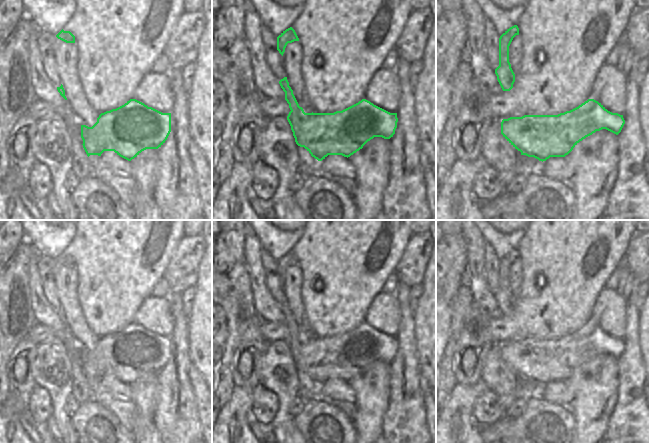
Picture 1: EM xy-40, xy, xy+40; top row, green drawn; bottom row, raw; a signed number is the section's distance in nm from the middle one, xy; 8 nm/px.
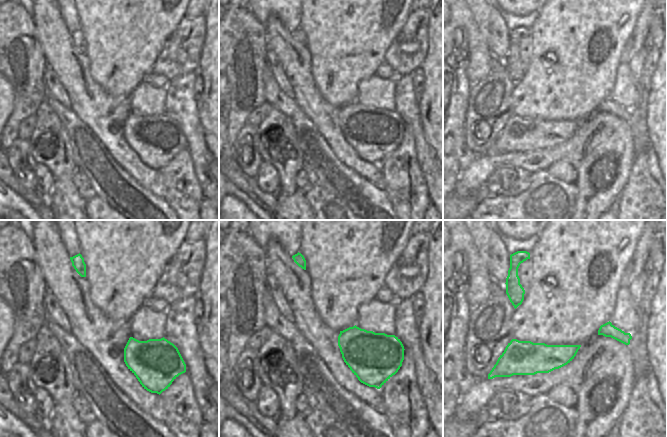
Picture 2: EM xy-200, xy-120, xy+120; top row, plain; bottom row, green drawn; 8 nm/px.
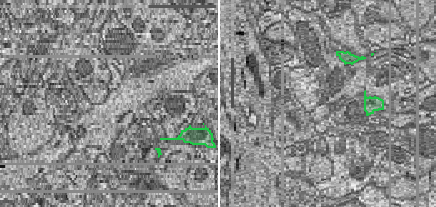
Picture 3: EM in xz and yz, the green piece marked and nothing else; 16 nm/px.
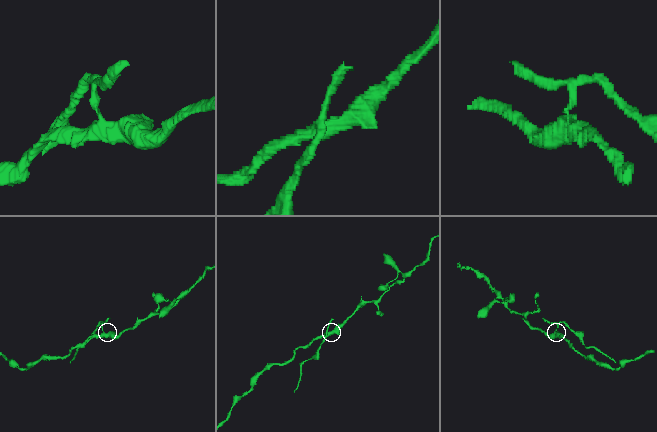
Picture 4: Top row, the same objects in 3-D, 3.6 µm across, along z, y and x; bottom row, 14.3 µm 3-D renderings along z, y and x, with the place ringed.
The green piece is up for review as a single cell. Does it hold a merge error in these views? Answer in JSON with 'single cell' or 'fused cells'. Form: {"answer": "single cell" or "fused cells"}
{"answer": "fused cells"}

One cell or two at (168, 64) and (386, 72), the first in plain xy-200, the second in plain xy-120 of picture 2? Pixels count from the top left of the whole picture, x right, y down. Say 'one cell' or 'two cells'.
two cells

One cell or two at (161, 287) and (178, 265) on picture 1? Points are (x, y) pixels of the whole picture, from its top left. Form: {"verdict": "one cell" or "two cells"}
{"verdict": "two cells"}

